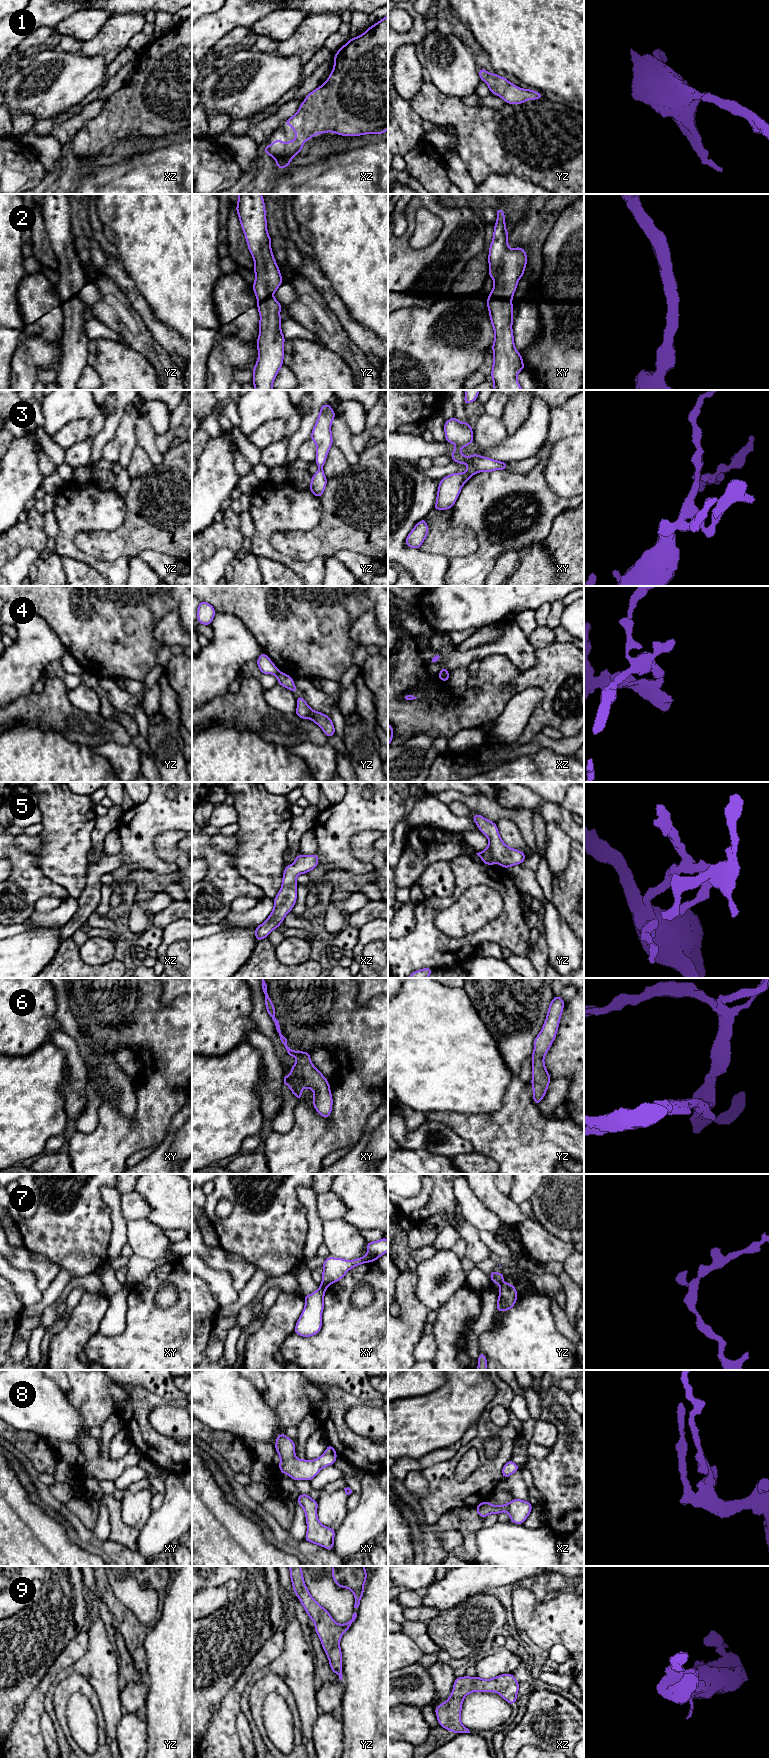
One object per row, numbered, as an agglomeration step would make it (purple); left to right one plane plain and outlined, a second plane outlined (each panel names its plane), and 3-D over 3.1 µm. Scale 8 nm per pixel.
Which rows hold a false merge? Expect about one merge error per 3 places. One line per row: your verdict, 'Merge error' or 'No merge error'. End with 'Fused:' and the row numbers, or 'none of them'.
1: No merge error
2: No merge error
3: No merge error
4: Merge error
5: No merge error
6: No merge error
7: Merge error
8: No merge error
9: No merge error
Fused: 4, 7

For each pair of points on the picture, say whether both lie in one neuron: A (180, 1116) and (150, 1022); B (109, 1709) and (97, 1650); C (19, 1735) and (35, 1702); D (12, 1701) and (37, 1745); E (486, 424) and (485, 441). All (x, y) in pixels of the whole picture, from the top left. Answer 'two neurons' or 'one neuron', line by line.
A: two neurons
B: one neuron
C: one neuron
D: two neurons
E: one neuron

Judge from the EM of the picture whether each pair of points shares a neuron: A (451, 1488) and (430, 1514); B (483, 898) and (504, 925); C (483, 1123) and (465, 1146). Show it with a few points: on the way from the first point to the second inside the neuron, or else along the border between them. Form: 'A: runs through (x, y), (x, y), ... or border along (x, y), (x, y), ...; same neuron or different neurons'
A: runs through (445, 1494), (433, 1508); same neuron
B: border along (498, 892), (504, 901), (501, 912), (478, 929); different neurons
C: border along (449, 1127), (465, 1138), (472, 1145), (473, 1149); different neurons

